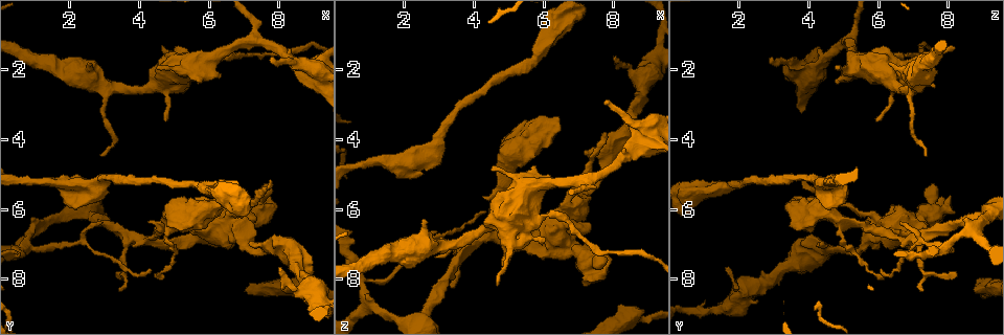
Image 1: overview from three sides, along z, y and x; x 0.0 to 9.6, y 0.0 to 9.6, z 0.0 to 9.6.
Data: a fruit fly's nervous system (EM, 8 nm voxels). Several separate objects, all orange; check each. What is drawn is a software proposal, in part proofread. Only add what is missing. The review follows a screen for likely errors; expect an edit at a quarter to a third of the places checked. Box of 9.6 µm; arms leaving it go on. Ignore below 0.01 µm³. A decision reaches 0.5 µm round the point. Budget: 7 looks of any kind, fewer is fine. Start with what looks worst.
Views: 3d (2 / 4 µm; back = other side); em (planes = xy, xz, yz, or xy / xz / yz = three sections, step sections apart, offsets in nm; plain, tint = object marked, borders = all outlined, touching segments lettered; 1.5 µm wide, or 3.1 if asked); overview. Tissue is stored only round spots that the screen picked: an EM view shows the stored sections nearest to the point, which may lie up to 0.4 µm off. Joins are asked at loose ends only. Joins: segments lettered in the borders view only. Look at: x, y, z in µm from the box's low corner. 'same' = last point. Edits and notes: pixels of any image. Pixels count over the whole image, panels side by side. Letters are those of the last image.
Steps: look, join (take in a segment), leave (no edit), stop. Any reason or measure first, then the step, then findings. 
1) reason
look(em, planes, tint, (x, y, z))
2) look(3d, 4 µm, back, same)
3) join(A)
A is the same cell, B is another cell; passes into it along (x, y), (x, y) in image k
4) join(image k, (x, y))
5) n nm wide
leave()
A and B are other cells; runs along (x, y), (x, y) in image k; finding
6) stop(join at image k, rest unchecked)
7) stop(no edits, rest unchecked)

tapers out
look(em, planes, borders, (7.75, 5.15, 3.85))

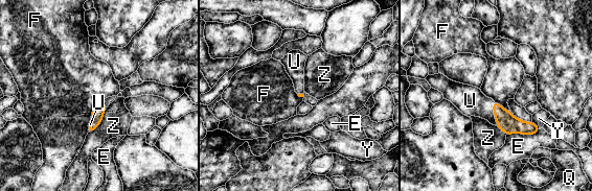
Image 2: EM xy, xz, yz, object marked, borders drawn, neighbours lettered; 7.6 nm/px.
join(image 2, (470, 100))
U is the same cell, E, F, Q, Y and Z are other cells; the cell continues

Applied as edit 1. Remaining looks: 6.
free end
look(3d, 2 µm, (7.75, 1.60, 2.95))

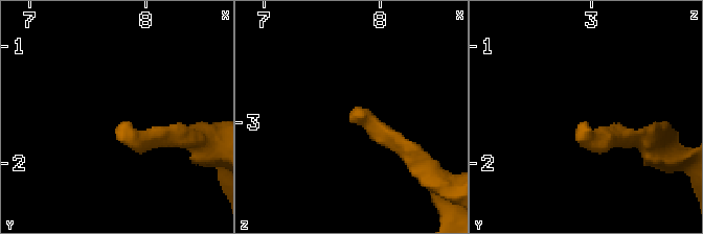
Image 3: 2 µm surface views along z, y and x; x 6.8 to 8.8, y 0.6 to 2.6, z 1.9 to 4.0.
shape alone is not enough
look(em, xz, step 8, tint, (7.78, 1.66, 2.90))

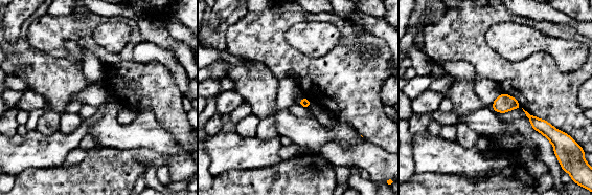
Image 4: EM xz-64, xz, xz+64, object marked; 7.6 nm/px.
another direction
look(em, planes, borders, same)

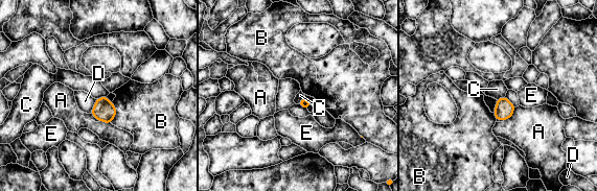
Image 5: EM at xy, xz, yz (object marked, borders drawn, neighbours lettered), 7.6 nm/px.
leave()
A, B, C, D and E are other cells; border along (106, 96), (96, 99) in image 5; no lettered segment goes on from it

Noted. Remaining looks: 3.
look(overview)

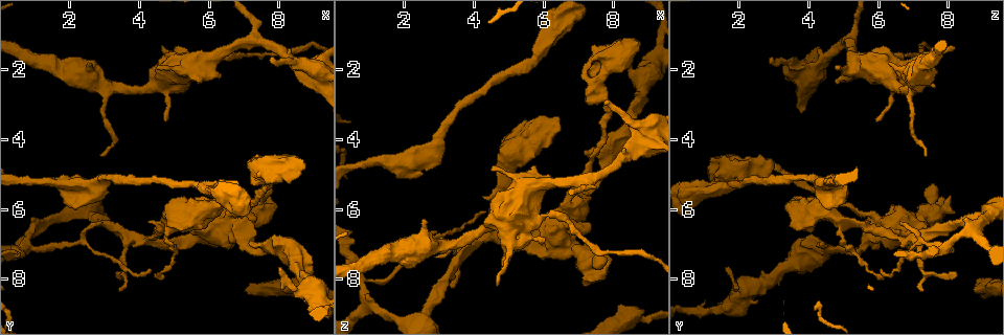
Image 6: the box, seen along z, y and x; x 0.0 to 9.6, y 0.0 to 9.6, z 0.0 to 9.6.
free end
look(3d, 4 µm, back, (5.70, 2.35, 4.70))

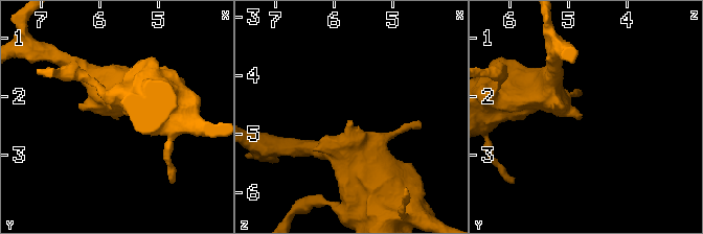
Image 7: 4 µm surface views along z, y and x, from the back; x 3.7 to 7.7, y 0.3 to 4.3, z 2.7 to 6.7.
shape alone is not enough
look(em, planes, borders, (5.65, 2.40, 4.75))

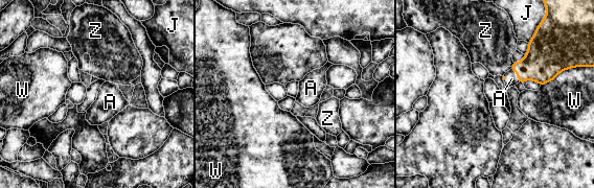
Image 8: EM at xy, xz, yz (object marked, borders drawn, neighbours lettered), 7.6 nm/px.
W touches over 220 nm
join(image 8, (511, 78))
A is the same cell, J, W and Z are other cells; passes into it along (545, 60), (517, 74), (511, 78) in image 8; it goes on there

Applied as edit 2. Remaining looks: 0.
stop(join at image 2, join at image 8, rest unchecked)

